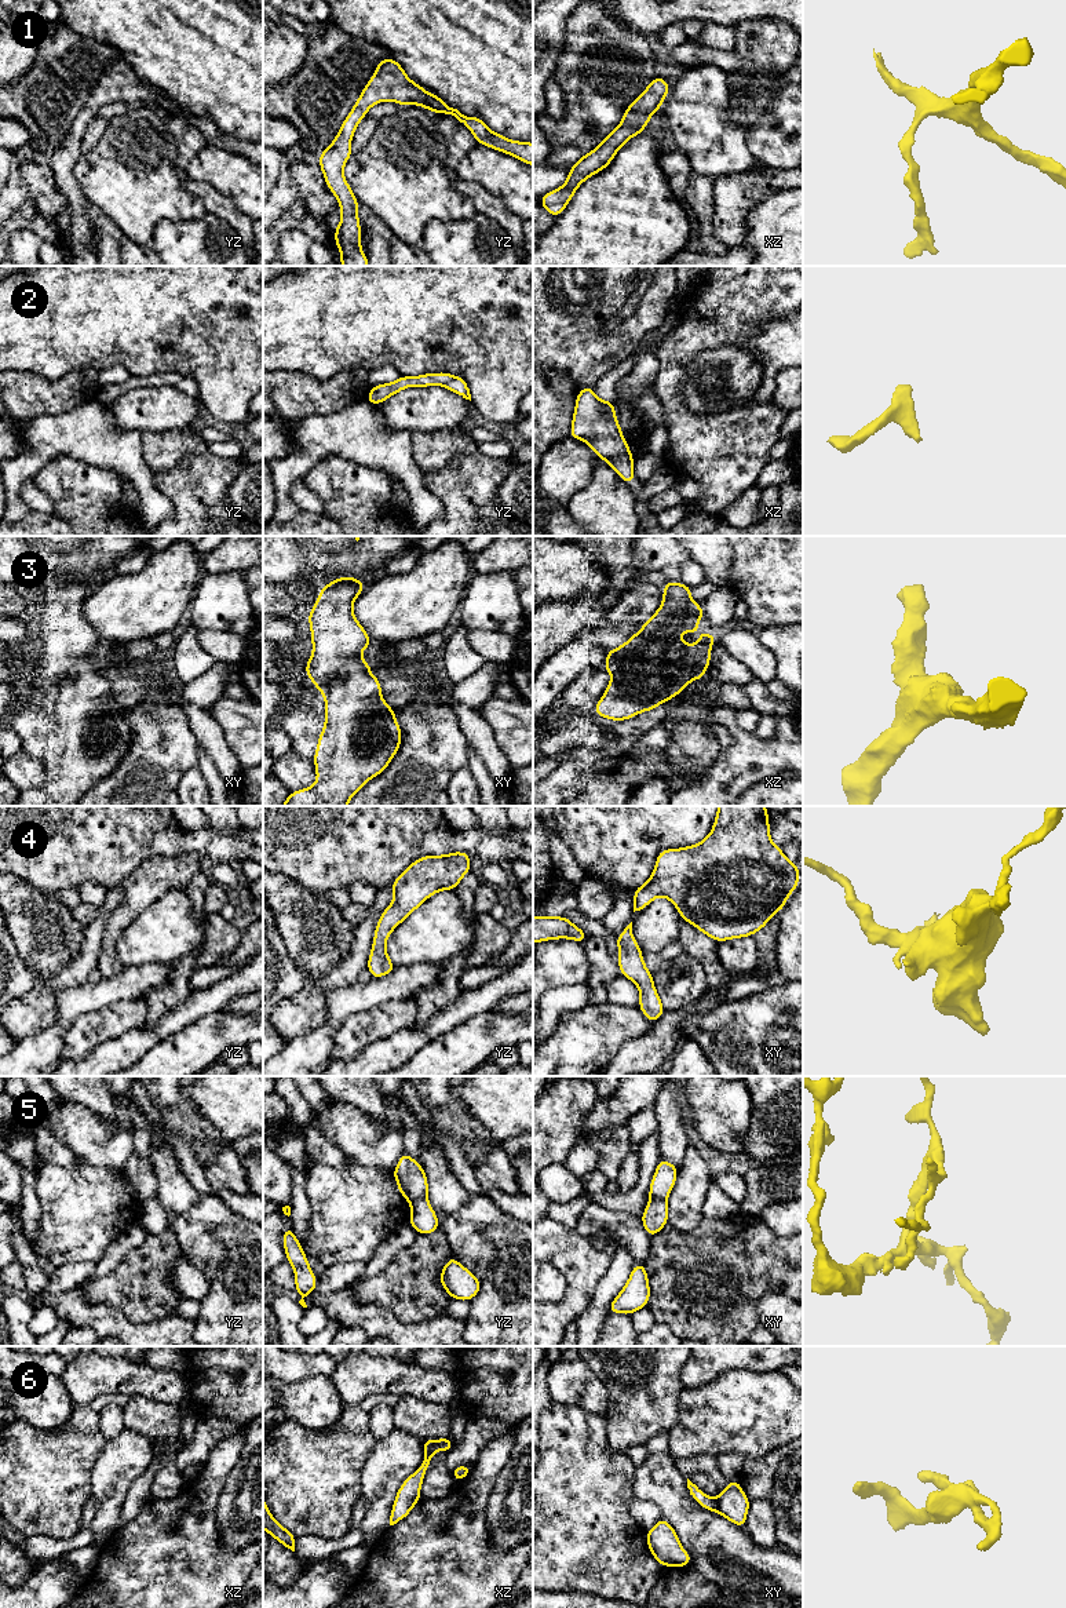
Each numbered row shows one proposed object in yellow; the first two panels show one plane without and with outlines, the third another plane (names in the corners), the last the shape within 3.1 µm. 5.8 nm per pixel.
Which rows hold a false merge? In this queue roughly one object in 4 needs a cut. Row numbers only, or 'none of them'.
5

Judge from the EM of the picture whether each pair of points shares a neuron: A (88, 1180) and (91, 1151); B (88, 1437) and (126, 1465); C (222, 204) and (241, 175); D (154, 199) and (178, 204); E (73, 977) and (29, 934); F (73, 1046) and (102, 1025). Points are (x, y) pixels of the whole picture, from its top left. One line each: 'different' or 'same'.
A: different
B: different
C: different
D: same
E: different
F: same

